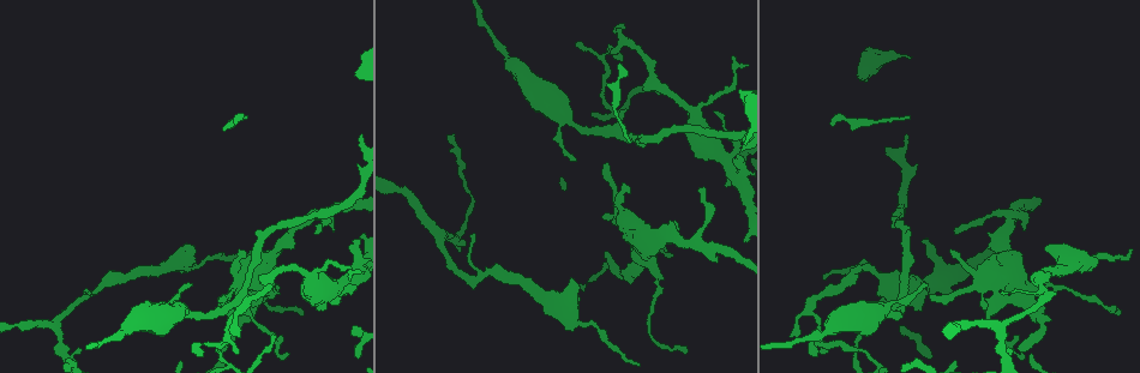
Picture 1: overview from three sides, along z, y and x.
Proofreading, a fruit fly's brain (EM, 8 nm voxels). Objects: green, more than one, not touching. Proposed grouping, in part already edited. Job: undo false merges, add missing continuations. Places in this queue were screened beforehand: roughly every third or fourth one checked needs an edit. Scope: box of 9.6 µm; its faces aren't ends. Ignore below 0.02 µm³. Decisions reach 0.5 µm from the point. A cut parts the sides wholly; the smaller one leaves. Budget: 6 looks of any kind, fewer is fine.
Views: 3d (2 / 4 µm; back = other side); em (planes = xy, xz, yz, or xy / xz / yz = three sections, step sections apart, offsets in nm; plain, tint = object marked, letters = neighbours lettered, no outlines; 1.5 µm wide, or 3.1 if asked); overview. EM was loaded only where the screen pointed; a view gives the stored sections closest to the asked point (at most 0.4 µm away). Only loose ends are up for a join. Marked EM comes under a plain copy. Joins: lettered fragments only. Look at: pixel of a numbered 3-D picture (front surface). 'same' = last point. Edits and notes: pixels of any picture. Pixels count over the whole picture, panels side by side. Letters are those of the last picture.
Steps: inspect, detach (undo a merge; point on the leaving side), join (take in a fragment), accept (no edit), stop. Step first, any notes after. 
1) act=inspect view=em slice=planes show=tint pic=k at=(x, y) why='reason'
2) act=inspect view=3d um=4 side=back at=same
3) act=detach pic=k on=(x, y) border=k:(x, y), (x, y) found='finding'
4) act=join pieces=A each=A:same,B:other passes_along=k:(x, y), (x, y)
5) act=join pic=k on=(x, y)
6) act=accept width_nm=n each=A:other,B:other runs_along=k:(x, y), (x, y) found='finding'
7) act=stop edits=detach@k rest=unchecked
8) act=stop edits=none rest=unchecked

act=inspect view=em slice=planes show=tint pic=1 at=(1069, 267) why='a fork'

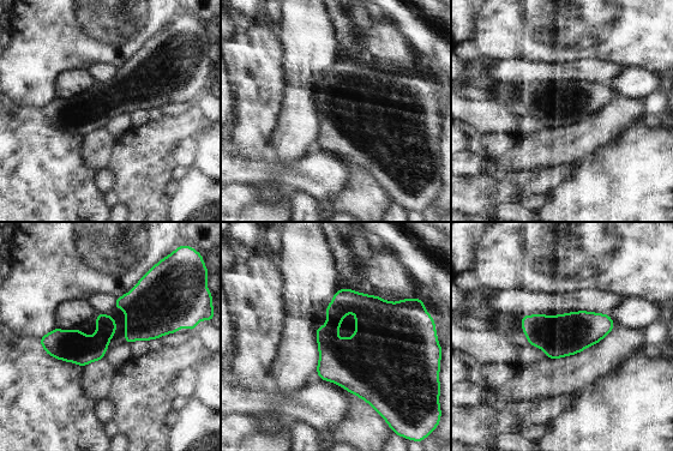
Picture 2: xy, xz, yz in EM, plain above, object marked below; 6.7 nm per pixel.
act=inspect view=em slice=planes show=letters at=same

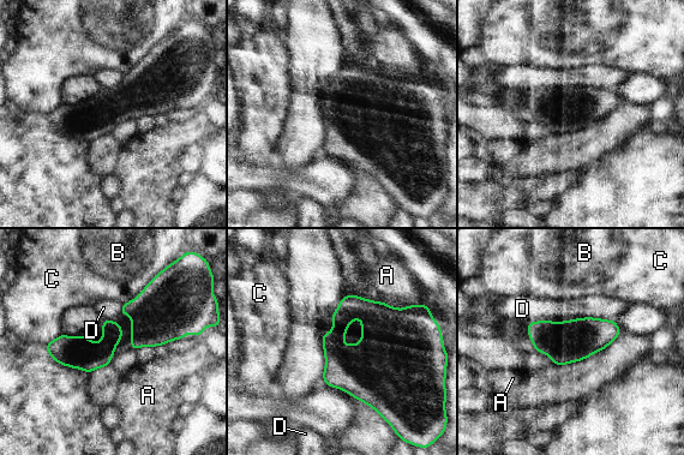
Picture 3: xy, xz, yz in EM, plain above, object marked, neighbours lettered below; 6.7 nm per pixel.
act=accept width_nm=140 each=A:other,B:other,C:other,D:other border=3:(583, 316), (614, 321) found='continuous, no second neuron'

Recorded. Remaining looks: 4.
act=inspect view=3d um=4 pic=1 at=(1022, 353) why='an open end'

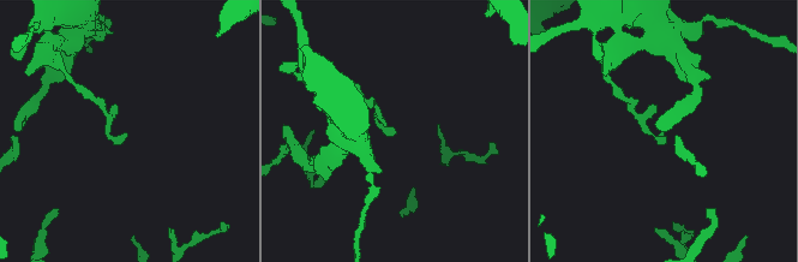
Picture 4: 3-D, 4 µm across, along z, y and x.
act=inspect view=em slice=xy step=4 show=letters pic=4 at=(395, 134) why='now the EM'

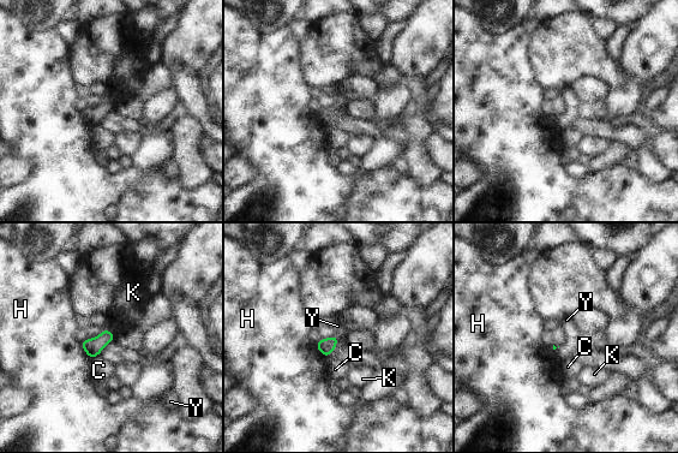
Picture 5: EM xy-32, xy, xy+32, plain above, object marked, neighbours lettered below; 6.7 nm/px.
act=accept longest_contact=Y:140nm each=C:other,H:other,K:other,Y:other border=5:(335, 334), (337, 345), (331, 353) found='none of them fits'

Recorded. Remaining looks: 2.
act=inspect view=em slice=yz step=8 show=tint pic=1 at=(686, 352) why='tapers out'

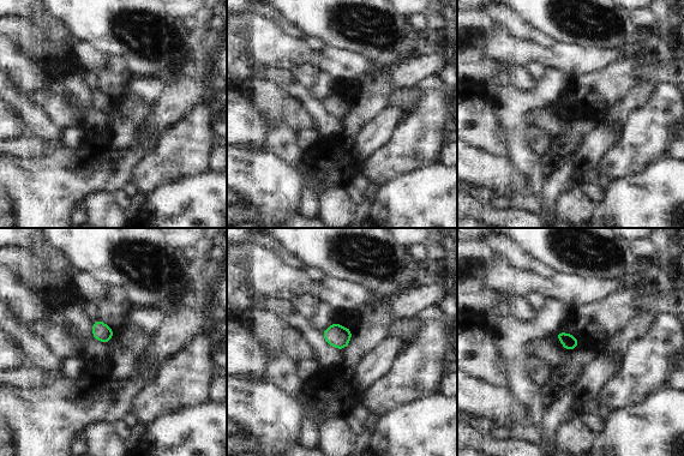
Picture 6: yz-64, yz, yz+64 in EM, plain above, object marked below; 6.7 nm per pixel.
act=inspect view=em slice=planes show=letters at=same

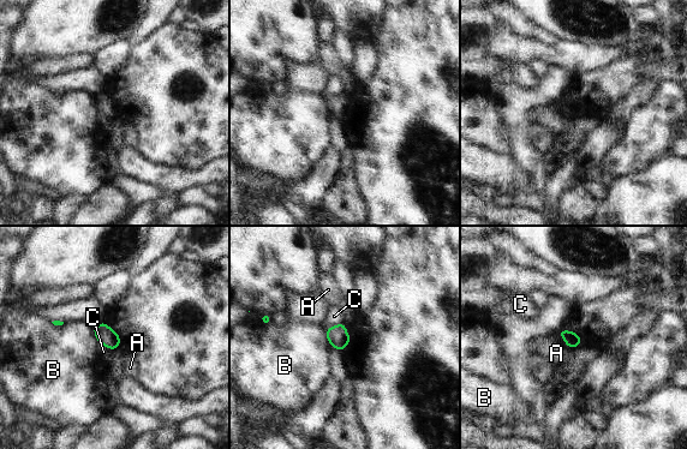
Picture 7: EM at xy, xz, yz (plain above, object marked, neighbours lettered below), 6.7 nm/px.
act=accept each=A:other,B:other,C:other border=7:(563, 342), (572, 349) found='no lettered fragment goes on from it'

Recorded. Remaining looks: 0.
act=stop edits=none rest=unchecked

